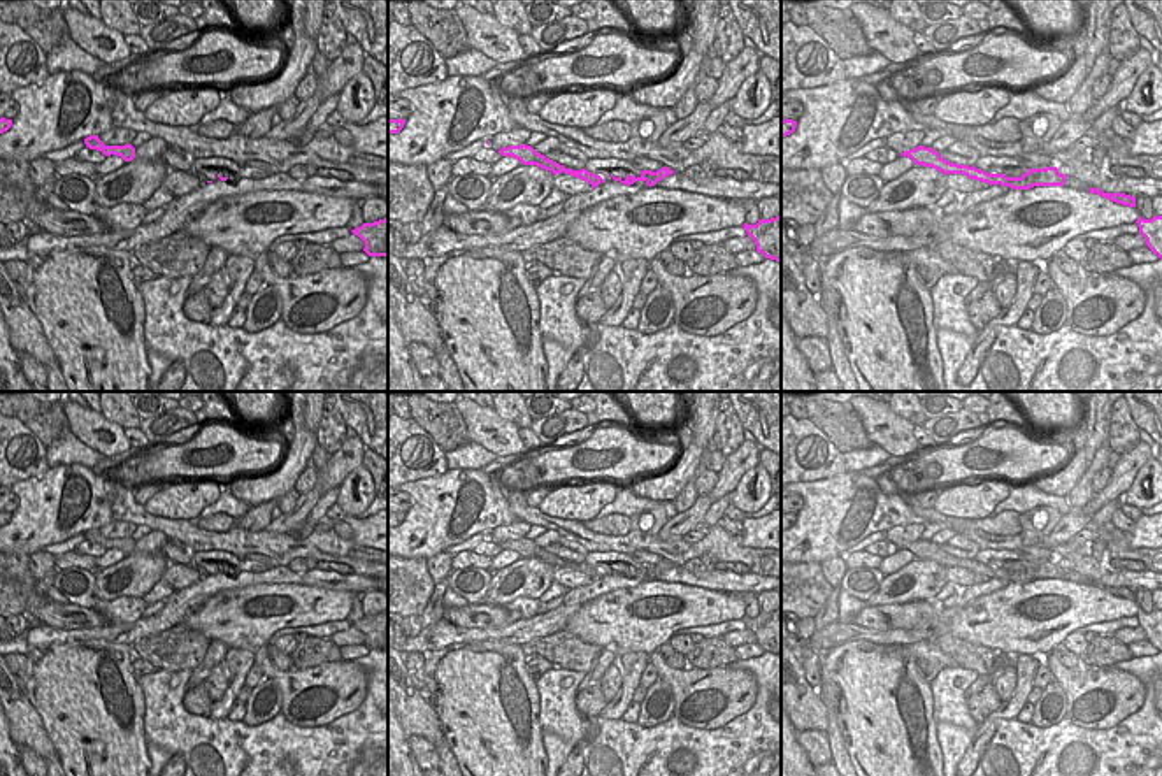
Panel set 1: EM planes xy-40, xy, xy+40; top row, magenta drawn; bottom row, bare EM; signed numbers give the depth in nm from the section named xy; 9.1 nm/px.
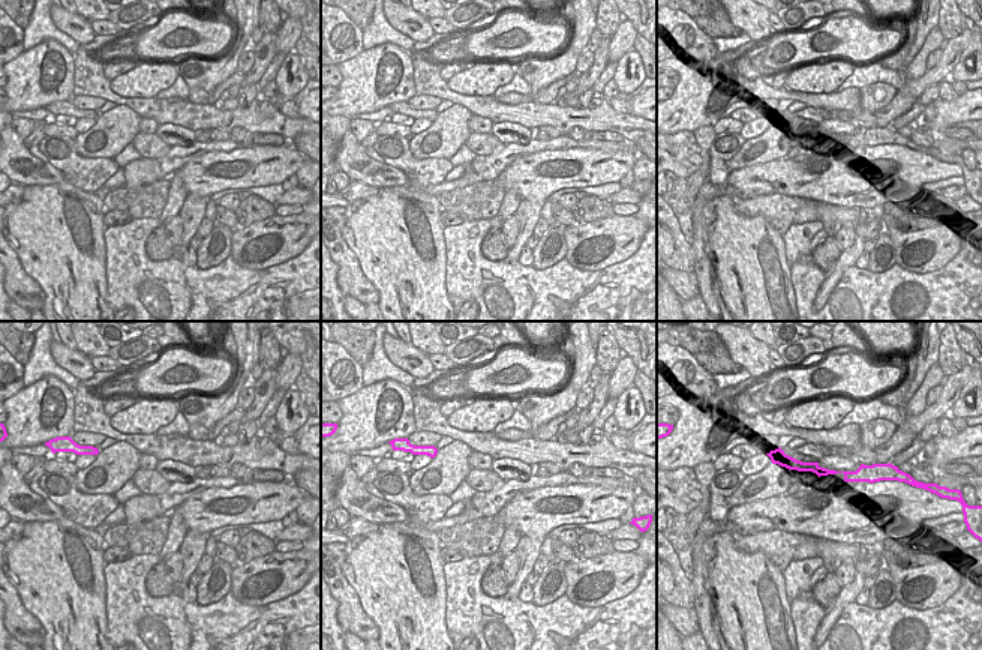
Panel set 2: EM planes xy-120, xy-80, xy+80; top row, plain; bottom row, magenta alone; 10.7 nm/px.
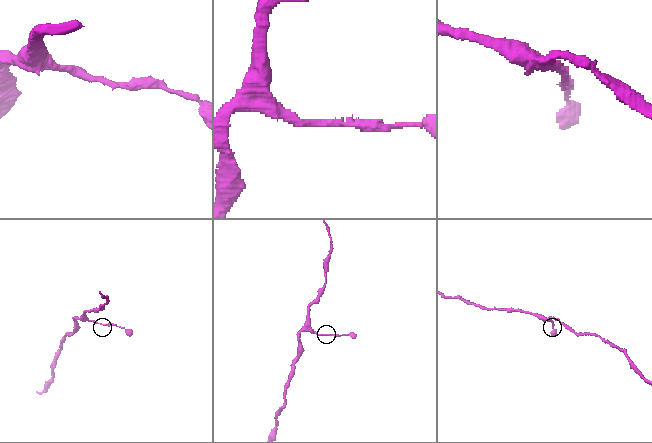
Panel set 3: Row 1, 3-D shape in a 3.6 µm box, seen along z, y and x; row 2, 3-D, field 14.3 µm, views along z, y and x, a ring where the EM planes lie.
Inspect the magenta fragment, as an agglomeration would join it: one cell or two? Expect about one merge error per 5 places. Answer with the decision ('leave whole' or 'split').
leave whole

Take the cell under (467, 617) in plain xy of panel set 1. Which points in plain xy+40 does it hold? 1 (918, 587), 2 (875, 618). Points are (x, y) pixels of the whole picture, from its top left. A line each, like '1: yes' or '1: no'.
1: no
2: yes

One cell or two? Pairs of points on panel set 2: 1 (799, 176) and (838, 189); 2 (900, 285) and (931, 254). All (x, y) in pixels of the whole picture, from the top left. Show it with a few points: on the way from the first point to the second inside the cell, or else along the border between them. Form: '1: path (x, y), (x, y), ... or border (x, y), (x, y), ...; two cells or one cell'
1: path (808, 179), (829, 180); one cell
2: border (948, 263), (924, 273), (909, 272), (897, 264); two cells

